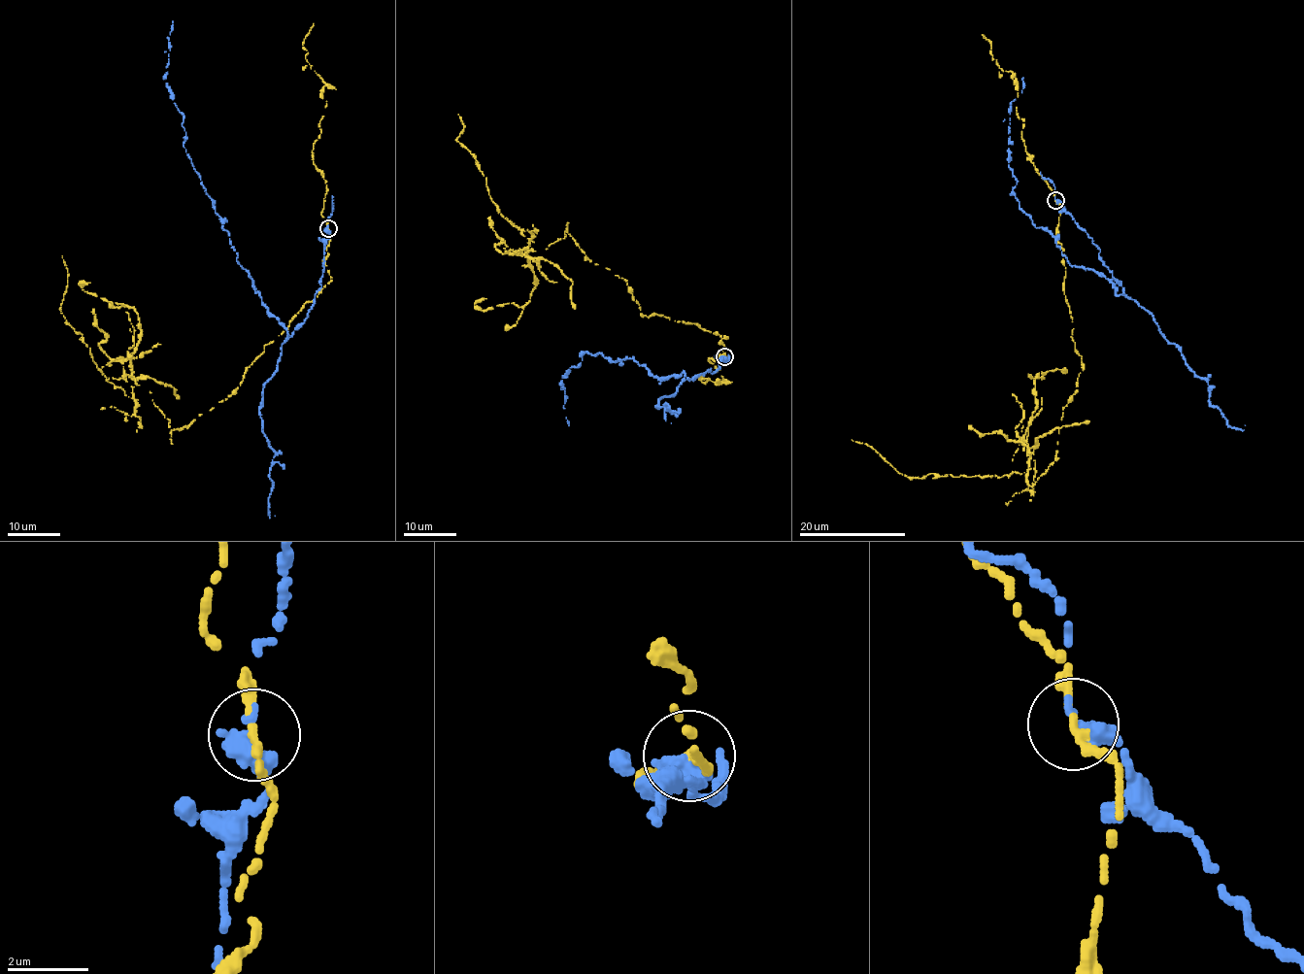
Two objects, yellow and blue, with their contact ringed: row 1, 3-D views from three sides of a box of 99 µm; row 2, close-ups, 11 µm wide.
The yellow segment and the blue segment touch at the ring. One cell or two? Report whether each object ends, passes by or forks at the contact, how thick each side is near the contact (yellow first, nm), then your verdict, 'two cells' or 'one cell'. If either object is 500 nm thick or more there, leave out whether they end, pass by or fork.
180/550 nm | two cells

